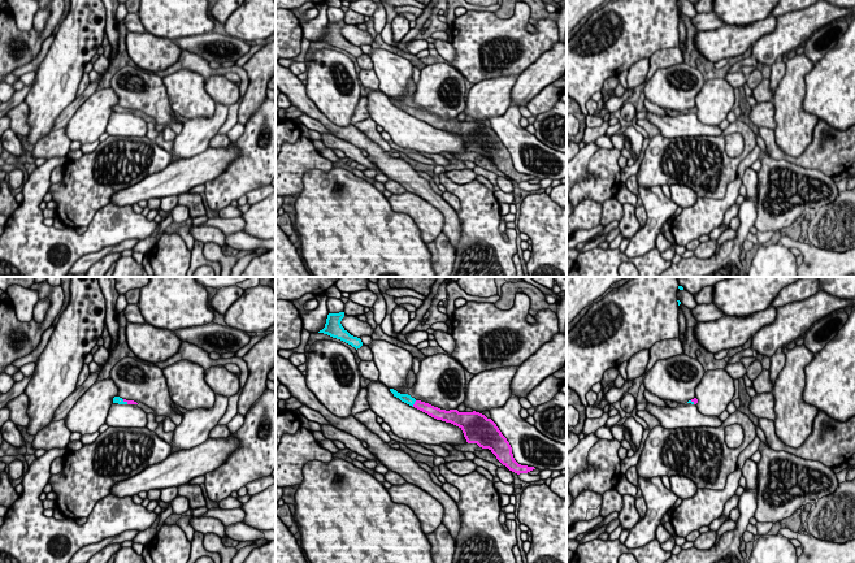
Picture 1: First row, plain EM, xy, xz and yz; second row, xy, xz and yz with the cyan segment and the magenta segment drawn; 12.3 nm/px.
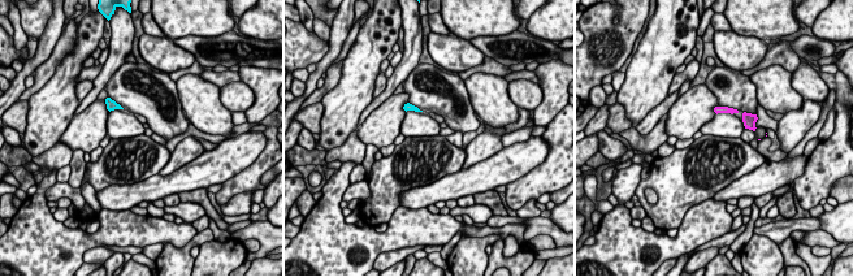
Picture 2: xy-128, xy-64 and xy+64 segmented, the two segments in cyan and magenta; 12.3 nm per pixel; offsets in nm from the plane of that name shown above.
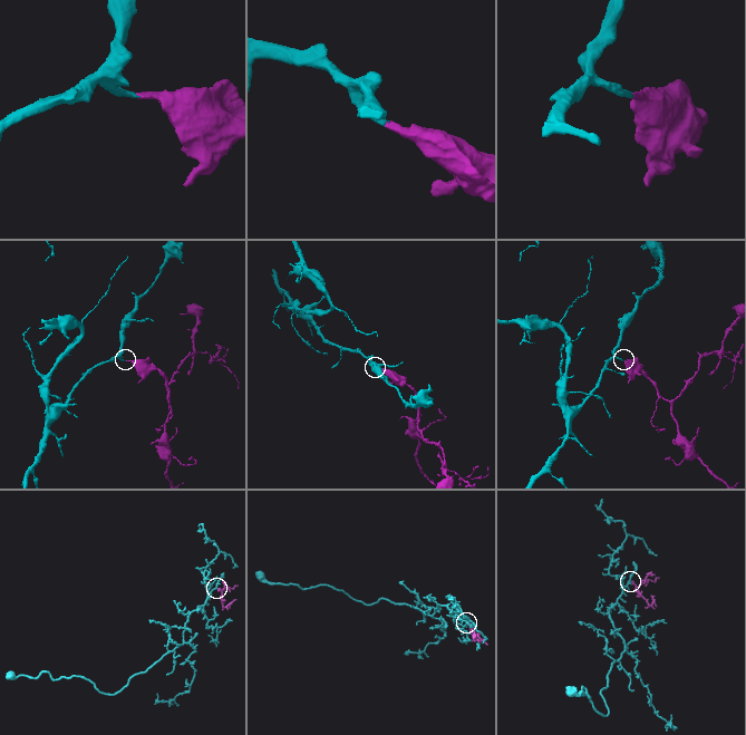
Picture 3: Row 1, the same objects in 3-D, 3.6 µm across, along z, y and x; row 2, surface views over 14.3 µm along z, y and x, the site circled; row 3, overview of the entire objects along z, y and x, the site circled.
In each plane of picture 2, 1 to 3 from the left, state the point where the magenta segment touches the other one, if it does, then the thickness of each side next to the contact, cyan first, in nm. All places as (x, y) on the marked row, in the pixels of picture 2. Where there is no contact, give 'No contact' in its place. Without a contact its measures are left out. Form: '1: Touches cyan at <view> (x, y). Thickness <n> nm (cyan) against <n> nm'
1: No contact
2: No contact
3: No contact

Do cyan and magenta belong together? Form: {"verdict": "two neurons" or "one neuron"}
{"verdict": "one neuron"}

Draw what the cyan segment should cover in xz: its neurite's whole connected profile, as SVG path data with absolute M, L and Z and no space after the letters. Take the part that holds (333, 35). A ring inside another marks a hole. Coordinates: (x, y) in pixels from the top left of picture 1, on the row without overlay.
M344 21L339 22L329 22L326 27L325 36L320 39L318 42L327 43L333 47L340 48L356 59L363 55L363 51L360 47L351 44L340 33L342 27L344 26Z

